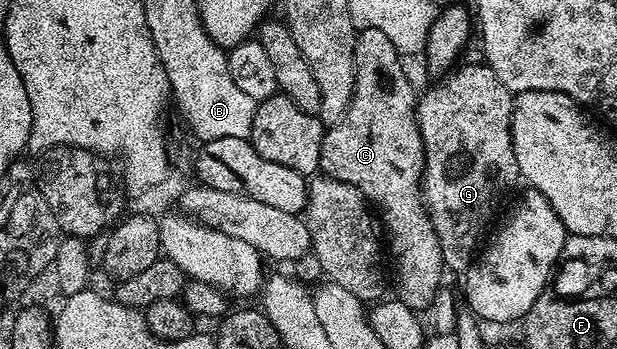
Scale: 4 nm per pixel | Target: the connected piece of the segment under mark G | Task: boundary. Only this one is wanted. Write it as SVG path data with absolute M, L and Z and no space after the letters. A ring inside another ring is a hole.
M484 63L454 68L438 81L441 81L438 85L420 94L417 103L417 130L421 133L421 148L425 150L421 192L425 198L425 210L429 212L439 239L441 264L446 270L454 269L457 275L461 275L474 264L479 249L477 240L485 224L492 219L501 196L519 181L517 156L511 139L514 94L499 83L499 75Z

